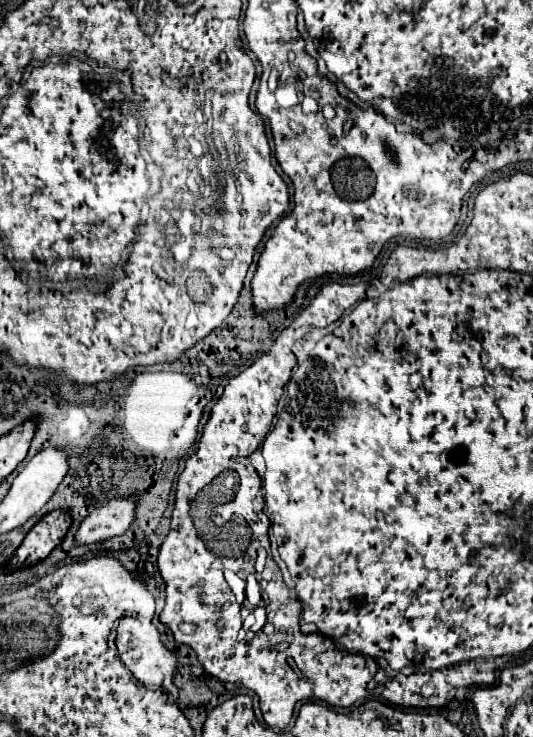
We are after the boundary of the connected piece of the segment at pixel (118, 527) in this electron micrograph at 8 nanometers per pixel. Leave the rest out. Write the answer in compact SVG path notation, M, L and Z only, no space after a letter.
M112 498L102 508L92 510L74 534L76 546L90 546L128 530L134 520L134 498Z

